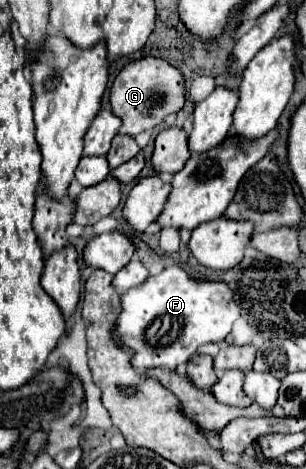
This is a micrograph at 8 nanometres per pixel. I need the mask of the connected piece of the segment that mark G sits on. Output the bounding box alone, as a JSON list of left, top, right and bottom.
[110,57,186,135]

